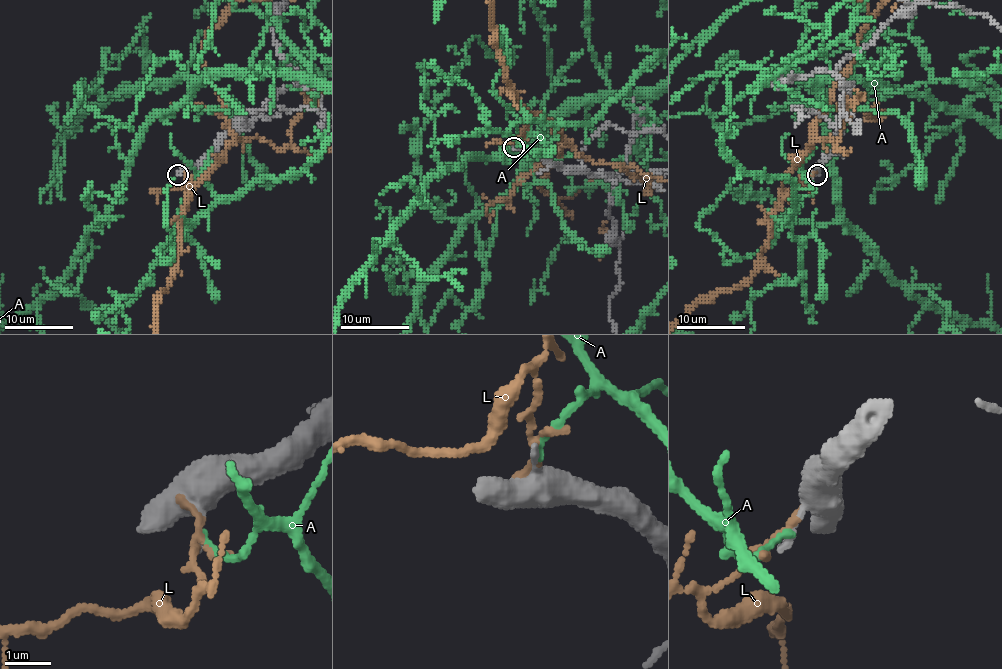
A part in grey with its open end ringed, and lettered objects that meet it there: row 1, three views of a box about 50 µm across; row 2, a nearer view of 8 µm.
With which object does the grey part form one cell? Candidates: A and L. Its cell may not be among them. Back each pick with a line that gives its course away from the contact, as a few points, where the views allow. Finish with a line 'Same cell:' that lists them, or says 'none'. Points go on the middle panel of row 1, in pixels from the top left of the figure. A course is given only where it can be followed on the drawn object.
Same cell: none

